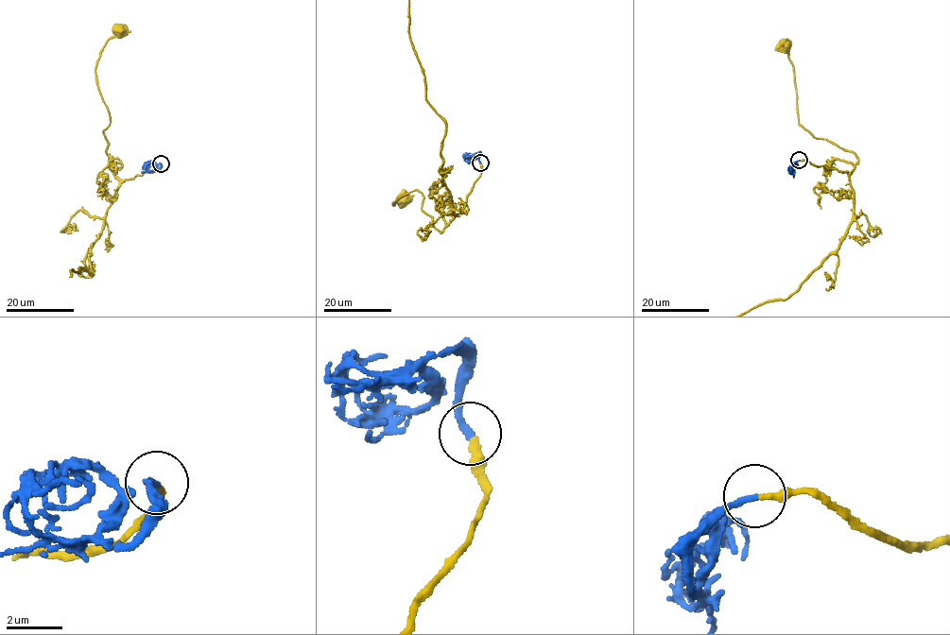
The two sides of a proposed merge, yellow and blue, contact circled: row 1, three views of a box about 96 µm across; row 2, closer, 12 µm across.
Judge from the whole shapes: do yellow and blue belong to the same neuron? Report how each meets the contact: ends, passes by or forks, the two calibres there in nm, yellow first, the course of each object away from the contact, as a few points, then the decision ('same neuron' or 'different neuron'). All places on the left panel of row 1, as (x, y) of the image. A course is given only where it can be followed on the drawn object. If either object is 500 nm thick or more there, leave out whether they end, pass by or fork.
yellow ends; blue ends; calibres 240 and 260 nm; course yellow (161, 163), (127, 180), (108, 165), (102, 132), (111, 118), (95, 62), (119, 30); course blue (161, 163), (157, 170), (154, 163), (146, 166); same neuron

